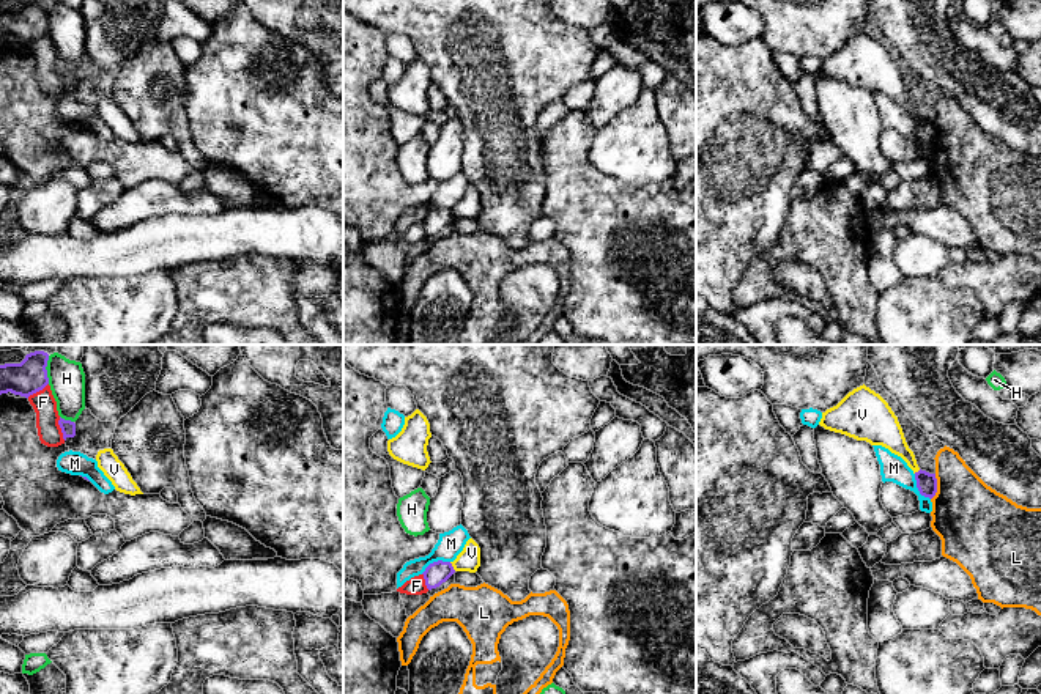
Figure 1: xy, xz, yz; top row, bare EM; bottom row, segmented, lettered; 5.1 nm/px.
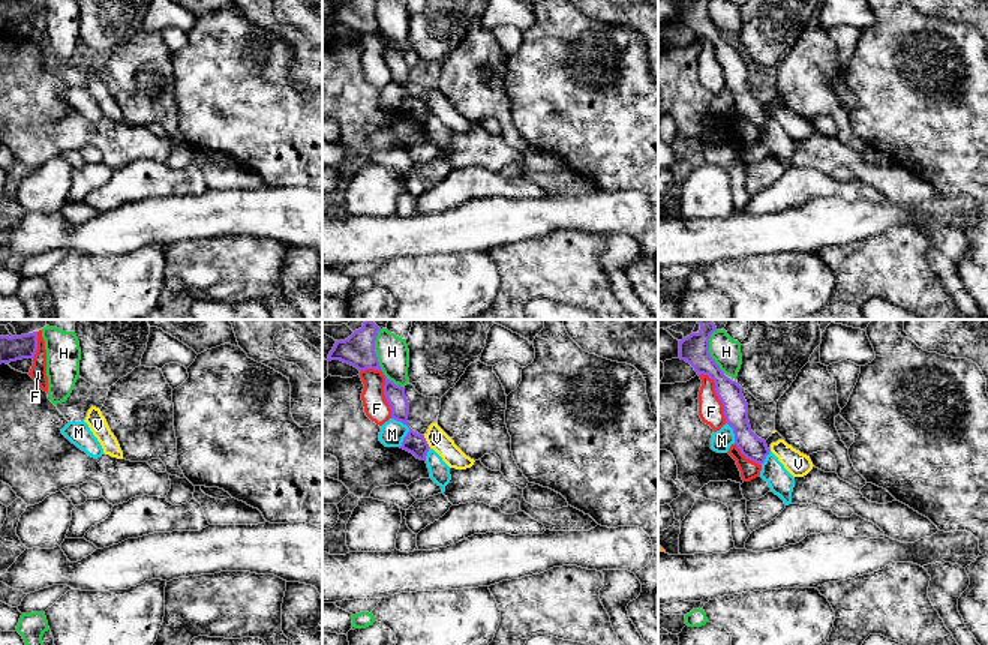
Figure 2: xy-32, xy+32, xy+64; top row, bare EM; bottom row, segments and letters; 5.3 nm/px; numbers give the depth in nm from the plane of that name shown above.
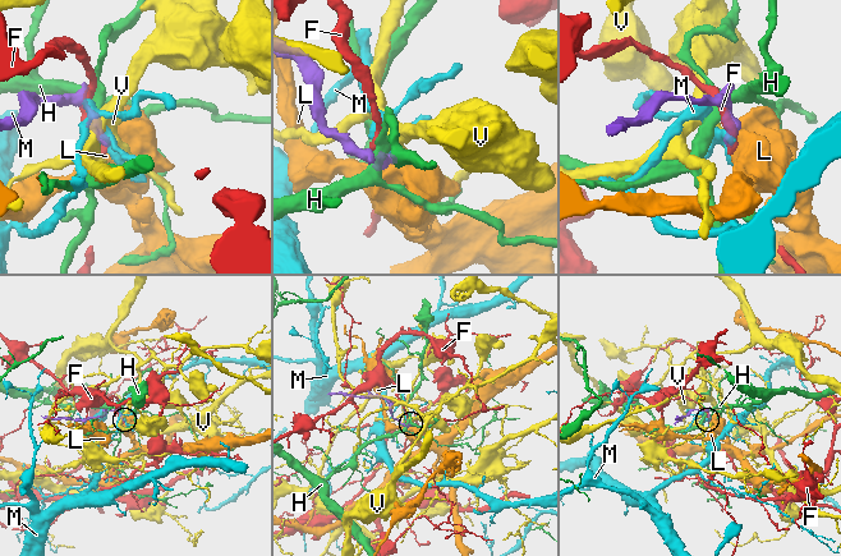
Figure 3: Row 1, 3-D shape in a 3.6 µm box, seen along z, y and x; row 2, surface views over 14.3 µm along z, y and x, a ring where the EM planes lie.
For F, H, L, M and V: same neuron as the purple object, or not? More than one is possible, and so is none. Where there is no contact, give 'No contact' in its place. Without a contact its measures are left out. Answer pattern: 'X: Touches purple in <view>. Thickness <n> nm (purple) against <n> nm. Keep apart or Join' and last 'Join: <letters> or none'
F: Touches purple in xy. Thickness 80 nm (purple) against 120 nm. Keep apart
H: Touches purple in xy. Thickness 80 nm (purple) against 190 nm. Keep apart
L: Touches purple in yz. Thickness 110 nm (purple) against 380 nm. Keep apart
M: Touches purple in xz. Thickness 120 nm (purple) against 130 nm. Keep apart
V: Touches purple in xz. Thickness 120 nm (purple) against 110 nm. Keep apart
Join: none

